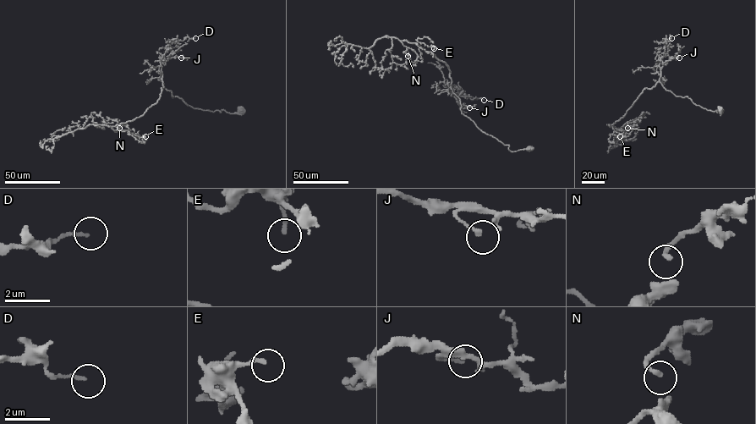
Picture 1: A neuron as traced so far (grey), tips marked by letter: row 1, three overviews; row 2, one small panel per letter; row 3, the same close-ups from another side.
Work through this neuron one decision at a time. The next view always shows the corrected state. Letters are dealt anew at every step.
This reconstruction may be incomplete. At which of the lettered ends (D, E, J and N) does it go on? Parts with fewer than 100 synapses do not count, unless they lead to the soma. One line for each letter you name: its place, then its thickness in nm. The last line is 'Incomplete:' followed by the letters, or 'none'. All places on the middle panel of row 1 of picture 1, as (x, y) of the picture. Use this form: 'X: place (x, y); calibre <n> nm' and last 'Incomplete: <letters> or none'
Incomplete: none

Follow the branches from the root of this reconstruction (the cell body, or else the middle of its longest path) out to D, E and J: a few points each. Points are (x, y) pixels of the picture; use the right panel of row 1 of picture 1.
D: (720, 109), (721, 113), (723, 110), (708, 110), (663, 86), (660, 64), (665, 42), (671, 38)
E: (720, 109), (676, 96), (659, 81), (611, 124), (620, 136)
J: (720, 109), (721, 113), (723, 110), (708, 110), (663, 86), (660, 81), (661, 67), (666, 61), (679, 57)

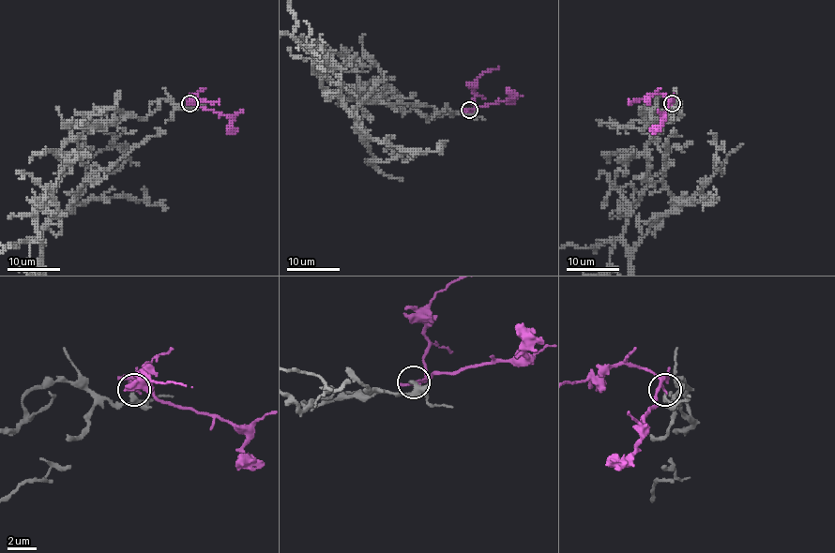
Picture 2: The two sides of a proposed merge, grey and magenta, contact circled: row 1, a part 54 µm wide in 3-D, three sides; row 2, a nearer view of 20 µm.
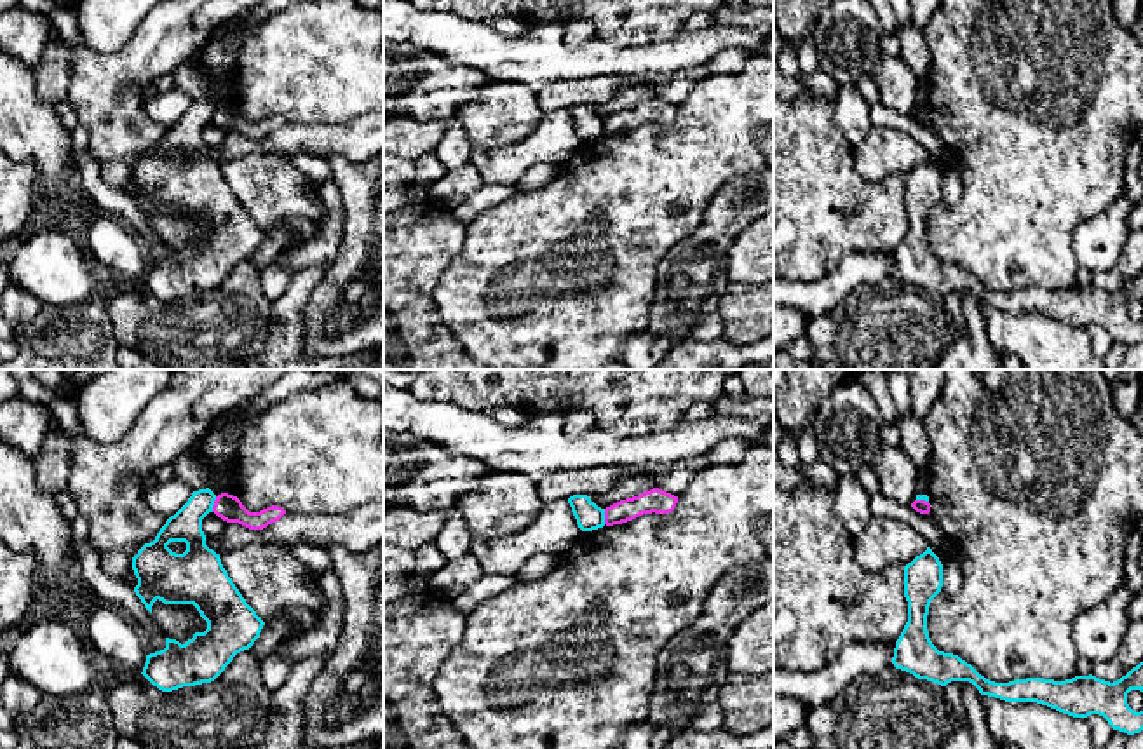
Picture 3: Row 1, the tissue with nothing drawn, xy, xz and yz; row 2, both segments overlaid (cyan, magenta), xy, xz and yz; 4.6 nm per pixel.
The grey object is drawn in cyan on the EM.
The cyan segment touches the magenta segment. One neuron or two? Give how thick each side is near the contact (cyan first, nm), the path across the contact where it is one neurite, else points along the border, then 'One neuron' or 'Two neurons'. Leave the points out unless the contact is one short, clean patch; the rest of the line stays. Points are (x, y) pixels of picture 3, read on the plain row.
Thickness 150 nm (cyan) against 120 nm. Boundary: xy (216, 107), (211, 121). Two neurons

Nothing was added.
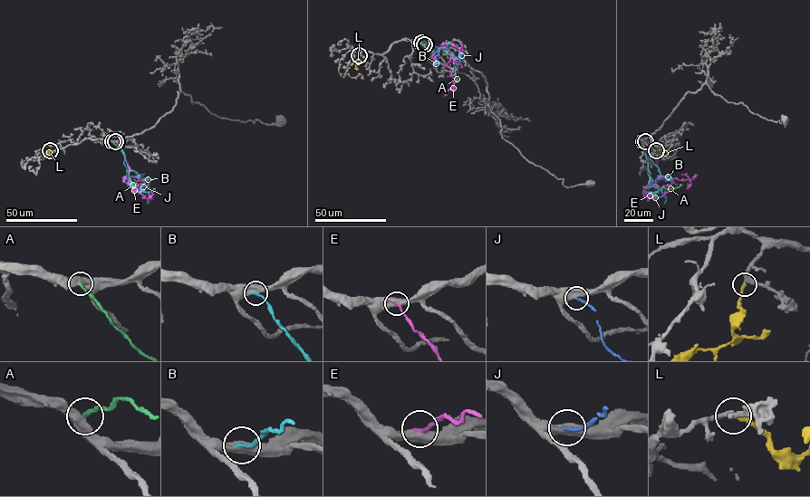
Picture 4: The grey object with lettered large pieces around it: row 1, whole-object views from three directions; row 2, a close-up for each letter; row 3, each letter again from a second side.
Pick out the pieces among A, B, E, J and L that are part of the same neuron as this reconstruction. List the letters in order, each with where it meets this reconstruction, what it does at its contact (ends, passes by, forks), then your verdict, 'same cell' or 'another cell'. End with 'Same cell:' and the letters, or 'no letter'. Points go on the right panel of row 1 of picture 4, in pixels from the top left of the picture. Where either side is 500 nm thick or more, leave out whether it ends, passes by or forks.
A: contact (643, 141); another cell
B: contact (645, 141); another cell
E: contact (645, 141); another cell
J: contact (645, 141); another cell
L: contact (656, 150); it ends; same cell
Same cell: L

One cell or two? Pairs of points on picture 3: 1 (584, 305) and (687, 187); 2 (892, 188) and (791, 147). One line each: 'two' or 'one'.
1: one
2: one

